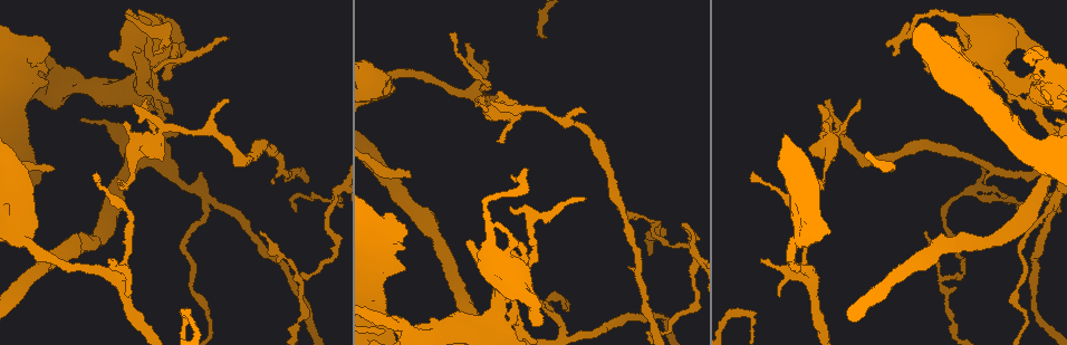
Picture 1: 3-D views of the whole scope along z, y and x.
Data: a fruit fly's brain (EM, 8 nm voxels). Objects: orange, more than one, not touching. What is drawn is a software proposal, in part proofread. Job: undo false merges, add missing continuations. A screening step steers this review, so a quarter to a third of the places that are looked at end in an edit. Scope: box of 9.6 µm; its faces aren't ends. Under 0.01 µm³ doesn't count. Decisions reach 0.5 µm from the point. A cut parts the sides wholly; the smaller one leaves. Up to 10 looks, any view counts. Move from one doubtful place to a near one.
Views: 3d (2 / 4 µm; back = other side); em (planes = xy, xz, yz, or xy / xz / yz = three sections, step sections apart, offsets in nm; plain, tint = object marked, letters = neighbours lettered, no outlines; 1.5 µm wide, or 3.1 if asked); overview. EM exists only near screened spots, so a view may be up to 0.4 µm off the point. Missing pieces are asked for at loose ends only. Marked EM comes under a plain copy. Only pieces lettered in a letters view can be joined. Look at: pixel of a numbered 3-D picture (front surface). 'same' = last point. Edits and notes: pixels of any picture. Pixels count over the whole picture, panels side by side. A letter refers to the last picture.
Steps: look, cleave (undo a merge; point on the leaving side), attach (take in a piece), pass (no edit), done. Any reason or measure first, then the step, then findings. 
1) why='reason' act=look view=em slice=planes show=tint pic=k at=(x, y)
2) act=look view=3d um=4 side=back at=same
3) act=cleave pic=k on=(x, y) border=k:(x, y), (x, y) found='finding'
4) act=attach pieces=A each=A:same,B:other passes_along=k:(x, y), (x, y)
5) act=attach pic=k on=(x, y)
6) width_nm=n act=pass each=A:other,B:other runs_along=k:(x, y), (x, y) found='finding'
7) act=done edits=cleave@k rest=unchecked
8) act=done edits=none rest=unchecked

why='branch stops here' act=look view=3d um=2 pic=1 at=(485, 59)

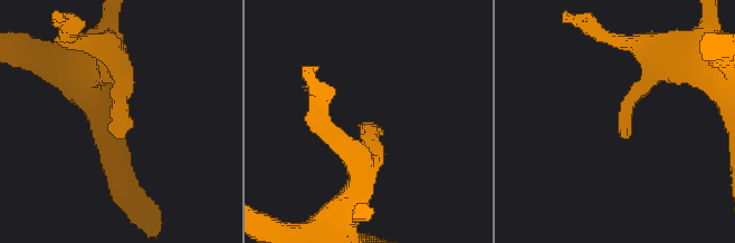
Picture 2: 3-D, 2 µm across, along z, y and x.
act=look view=em slice=planes show=letters pic=2 at=(113, 135)

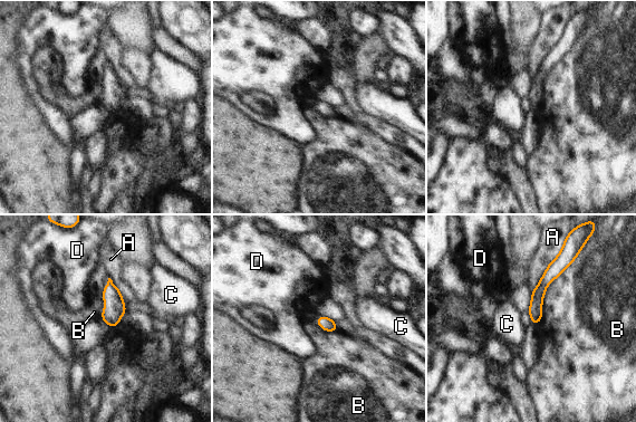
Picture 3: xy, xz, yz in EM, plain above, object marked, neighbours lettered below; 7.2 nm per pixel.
act=pass each=A:other,B:other,C:other,D:other found='no lettered piece goes on from it'

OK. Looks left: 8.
why='tapers out' act=look view=em slice=planes show=letters pic=1 at=(452, 33)

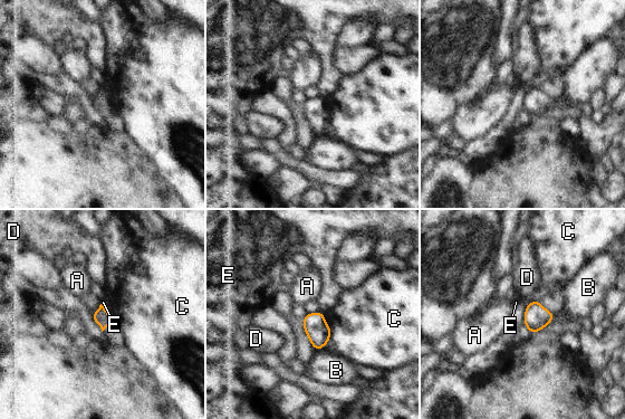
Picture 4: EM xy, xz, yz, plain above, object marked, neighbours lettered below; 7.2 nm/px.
longest_contact=C:110nm act=pass each=A:other,B:other,C:other,D:other,E:other border=4:(319, 311), (323, 313) found='none of them fits'

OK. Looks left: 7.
why='branch stops here' act=look view=em slice=xy step=8 show=letters pic=1 at=(261, 232)

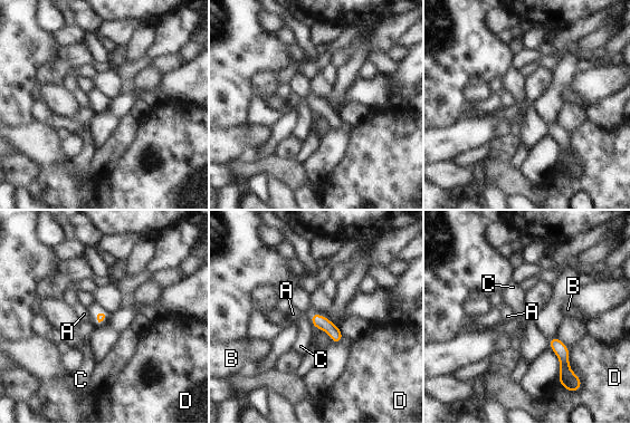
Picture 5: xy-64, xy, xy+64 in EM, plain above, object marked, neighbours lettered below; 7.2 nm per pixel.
act=pass each=A:other,B:other,C:other,D:other runs_along=5:(554, 339), (563, 354), (563, 374) found='none of them fits'

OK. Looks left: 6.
why='free end' act=look view=3d um=2 pic=1 at=(959, 38)

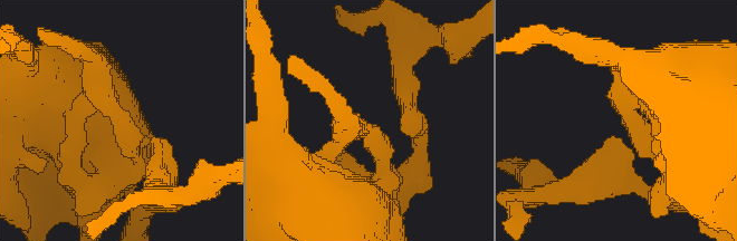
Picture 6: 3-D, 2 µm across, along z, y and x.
why='now the EM' act=look view=em slice=planes show=tint pic=6 at=(382, 131)

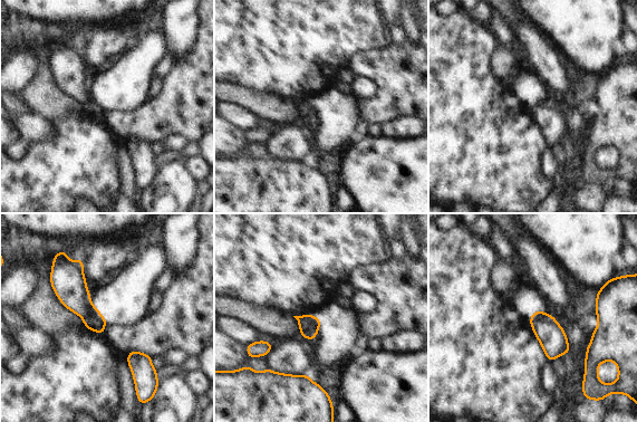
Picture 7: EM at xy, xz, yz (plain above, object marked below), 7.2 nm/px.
act=look view=em slice=planes show=letters at=same

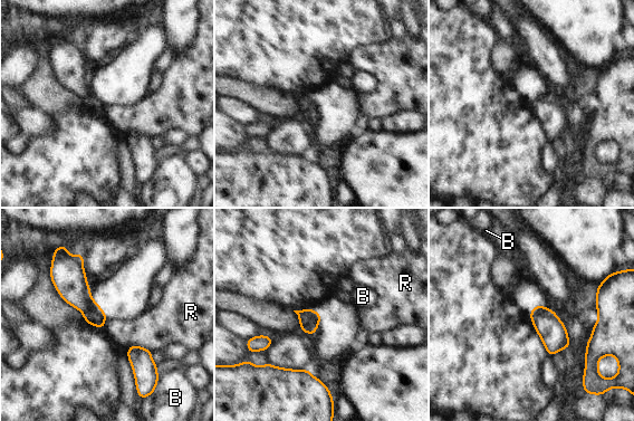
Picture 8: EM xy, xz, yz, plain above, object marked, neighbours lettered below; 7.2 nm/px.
act=cleave pic=8 on=(70, 283) each=B:other,R:other border=8:(98, 306), (84, 314) found='a second neuron is stuck on'

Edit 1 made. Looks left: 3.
act=done edits=cleave@8 rest=unchecked

